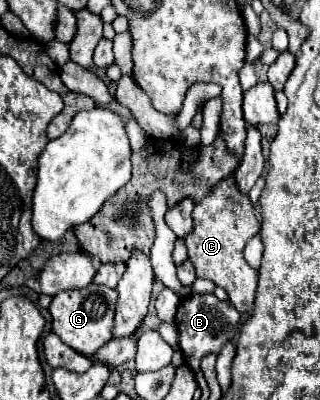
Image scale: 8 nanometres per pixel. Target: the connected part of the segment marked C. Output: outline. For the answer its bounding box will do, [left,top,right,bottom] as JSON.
[185,177,259,313]

